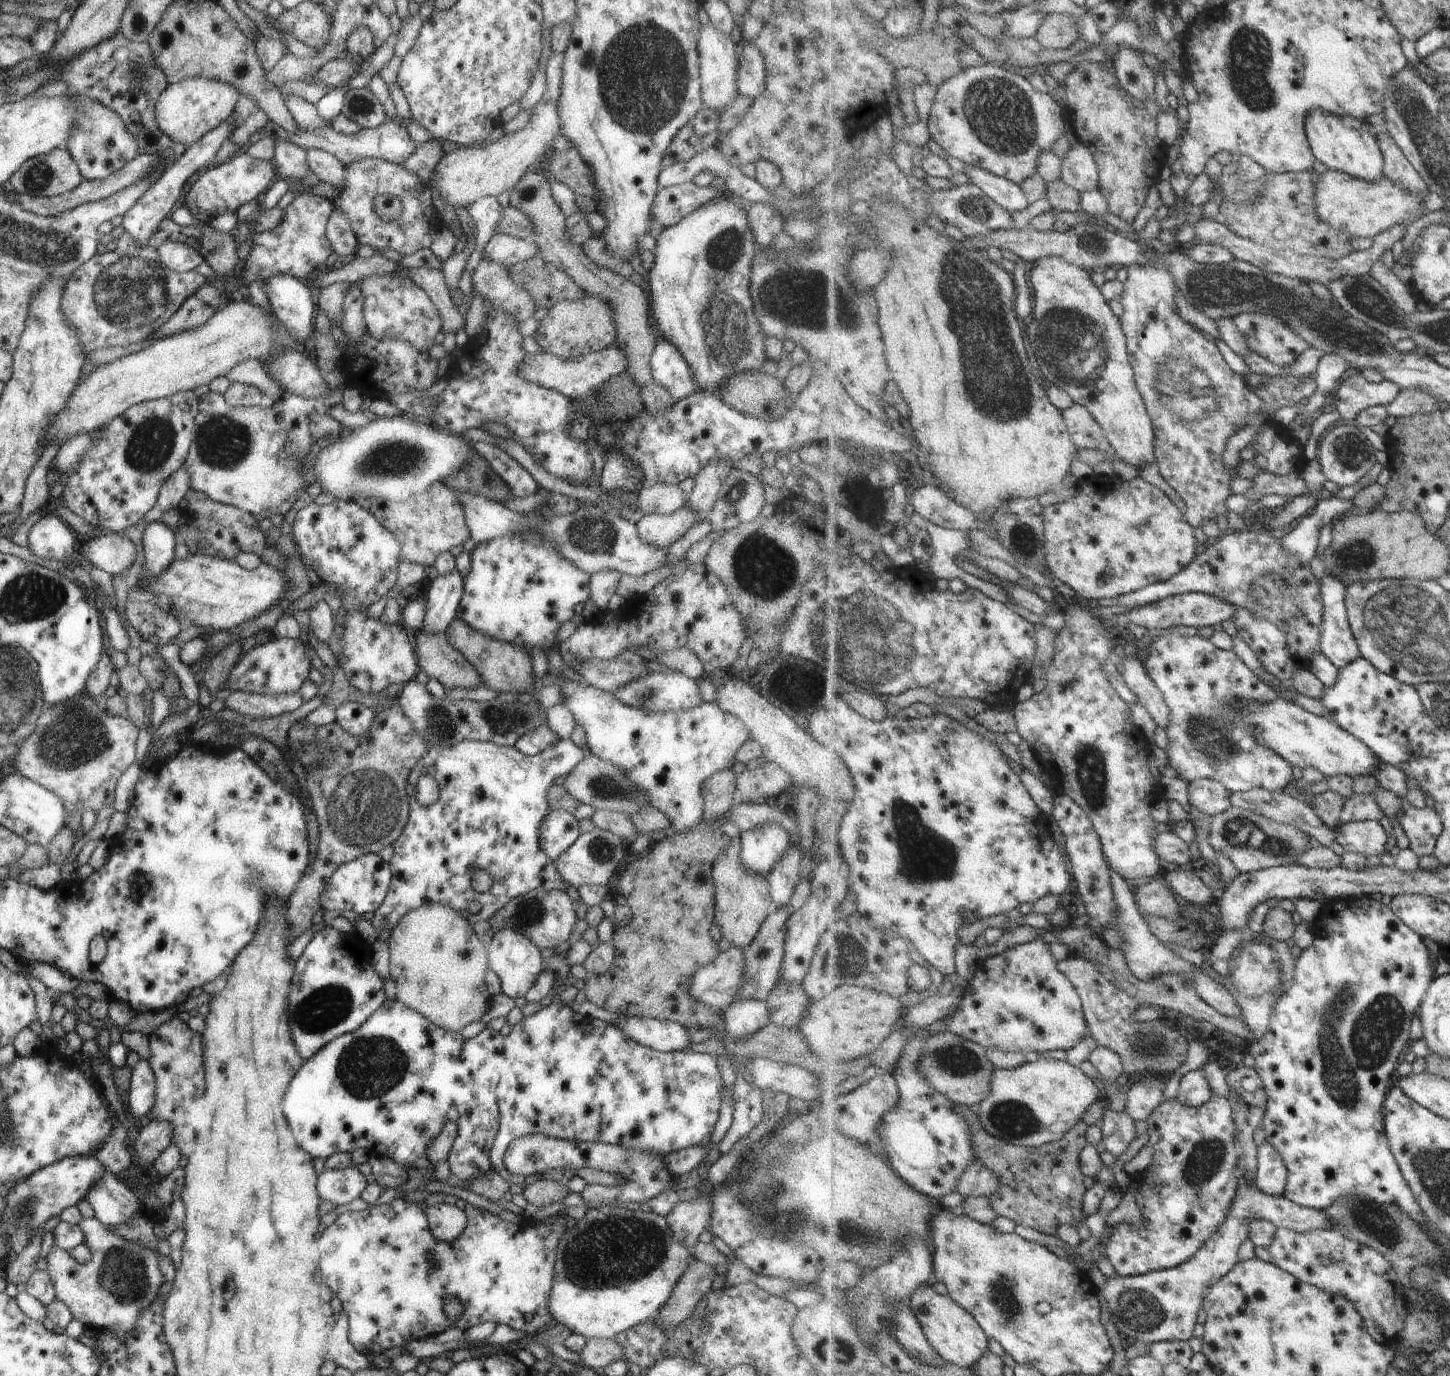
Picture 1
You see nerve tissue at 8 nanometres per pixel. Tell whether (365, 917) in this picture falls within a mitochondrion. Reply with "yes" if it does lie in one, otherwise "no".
no

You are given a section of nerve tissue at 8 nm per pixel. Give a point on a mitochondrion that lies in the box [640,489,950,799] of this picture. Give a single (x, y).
(892, 649)

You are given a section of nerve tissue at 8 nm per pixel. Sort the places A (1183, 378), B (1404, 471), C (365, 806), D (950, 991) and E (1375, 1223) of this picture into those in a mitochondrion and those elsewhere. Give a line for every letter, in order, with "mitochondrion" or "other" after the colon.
A: mitochondrion
B: other
C: mitochondrion
D: other
E: mitochondrion

